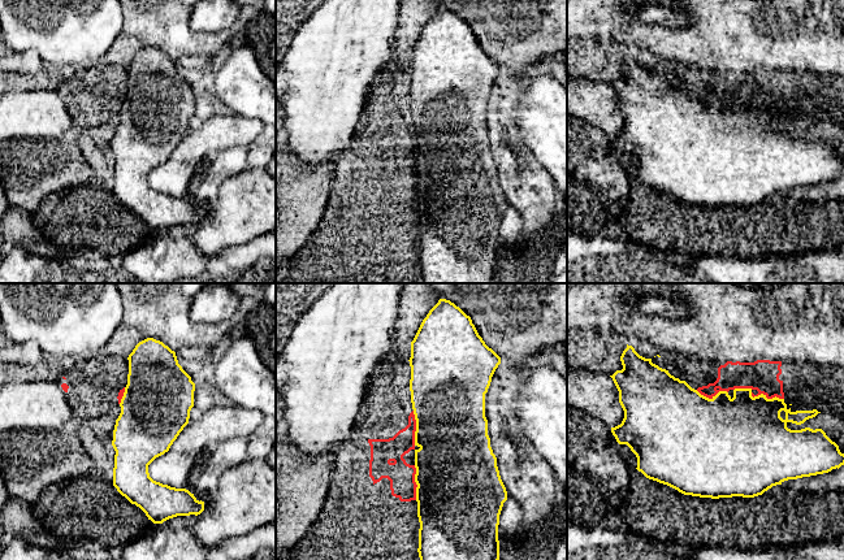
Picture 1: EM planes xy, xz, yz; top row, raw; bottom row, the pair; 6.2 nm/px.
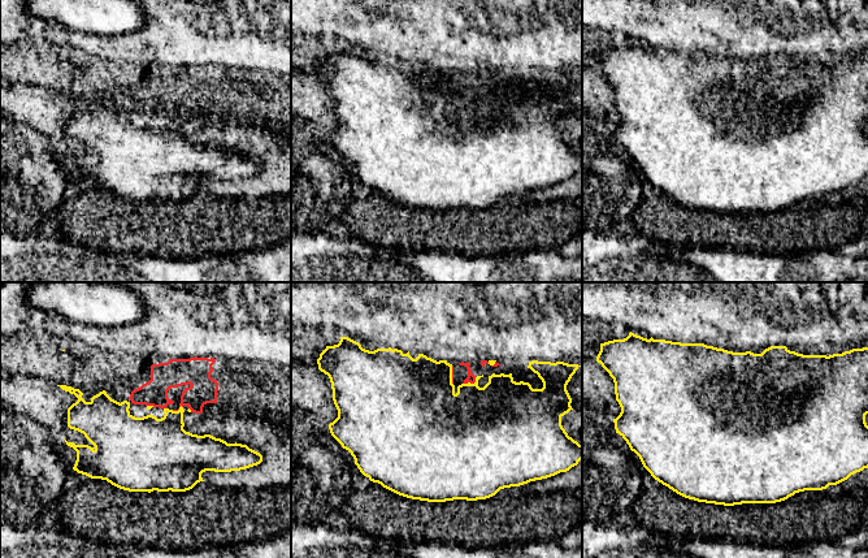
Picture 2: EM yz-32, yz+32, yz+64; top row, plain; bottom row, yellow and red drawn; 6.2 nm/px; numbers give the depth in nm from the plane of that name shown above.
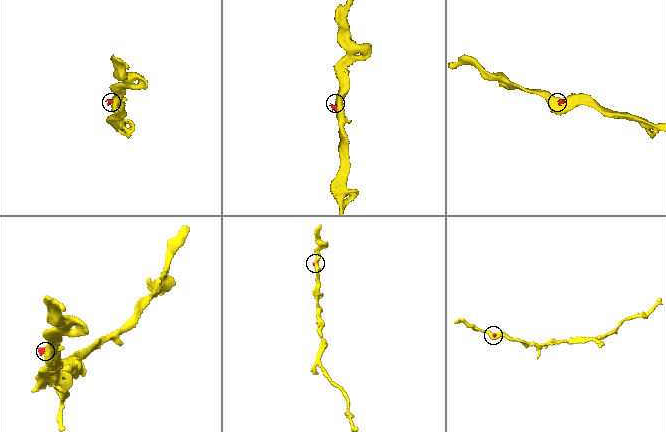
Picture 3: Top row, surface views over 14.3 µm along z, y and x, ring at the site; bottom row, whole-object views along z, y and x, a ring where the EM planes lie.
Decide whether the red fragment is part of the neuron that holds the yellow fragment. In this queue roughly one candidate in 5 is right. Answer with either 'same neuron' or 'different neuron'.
different neuron

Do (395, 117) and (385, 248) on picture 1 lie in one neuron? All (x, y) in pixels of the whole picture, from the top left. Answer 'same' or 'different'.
same

